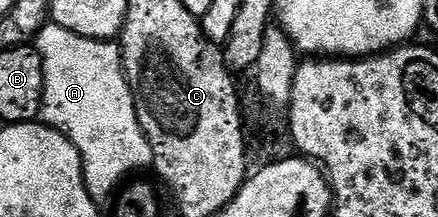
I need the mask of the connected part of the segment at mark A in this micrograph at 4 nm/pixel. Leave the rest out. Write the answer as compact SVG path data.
M48 22L35 36L33 46L43 58L42 122L62 131L77 149L92 199L110 200L130 171L150 168L153 163L151 146L139 124L135 98L123 72L120 44L81 37Z

